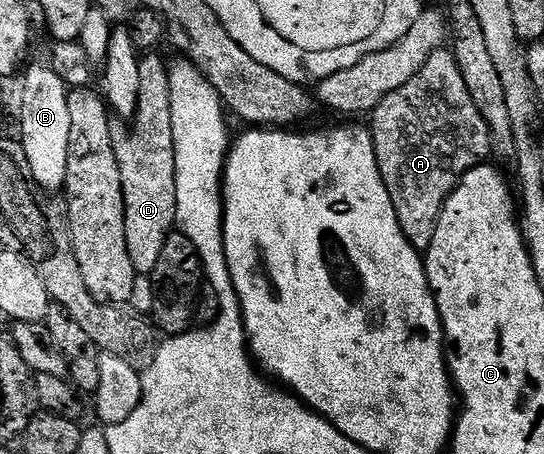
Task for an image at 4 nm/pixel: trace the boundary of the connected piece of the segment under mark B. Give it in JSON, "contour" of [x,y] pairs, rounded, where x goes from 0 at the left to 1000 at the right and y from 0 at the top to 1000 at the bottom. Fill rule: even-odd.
{"contour":[[[94,141],[55,143],[50,145],[51,163],[44,170],[44,198],[37,205],[35,300],[66,401],[85,421],[110,421],[118,416],[129,333],[129,196]]]}

